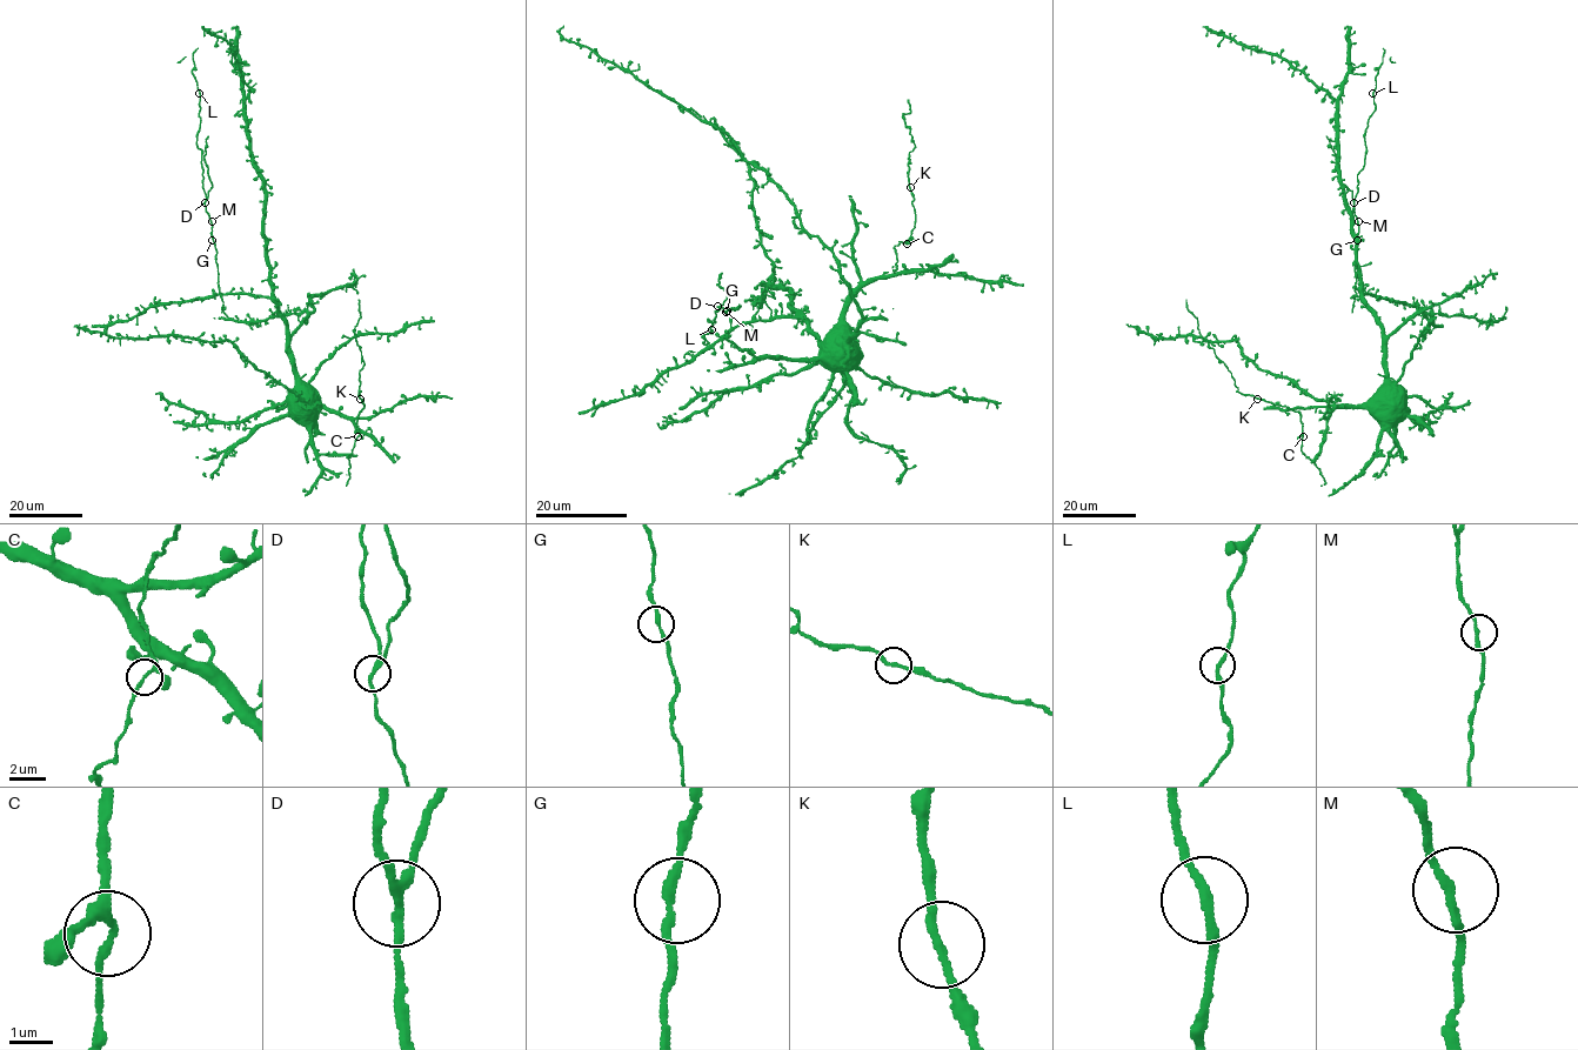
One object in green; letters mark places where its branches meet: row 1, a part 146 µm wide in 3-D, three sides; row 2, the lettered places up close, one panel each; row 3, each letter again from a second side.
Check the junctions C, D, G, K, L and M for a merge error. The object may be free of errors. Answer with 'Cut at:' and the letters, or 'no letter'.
Cut at: D

